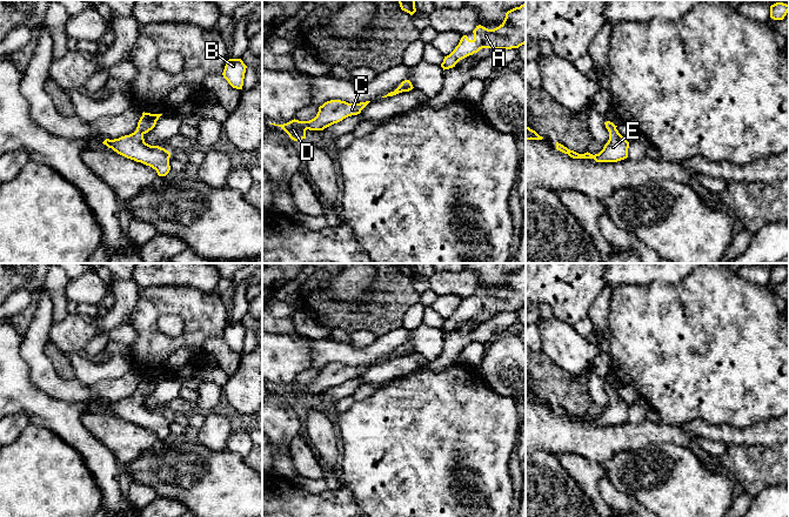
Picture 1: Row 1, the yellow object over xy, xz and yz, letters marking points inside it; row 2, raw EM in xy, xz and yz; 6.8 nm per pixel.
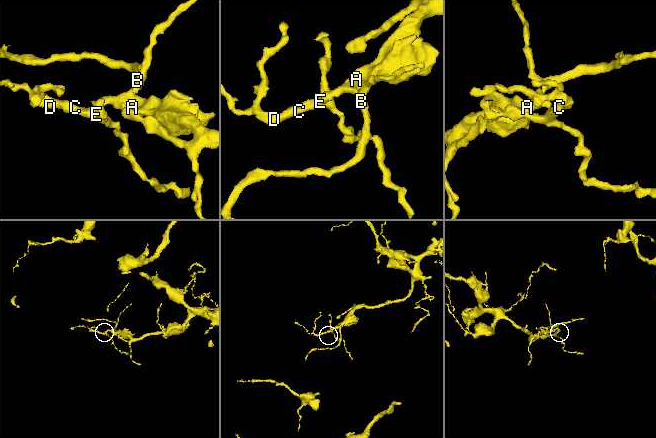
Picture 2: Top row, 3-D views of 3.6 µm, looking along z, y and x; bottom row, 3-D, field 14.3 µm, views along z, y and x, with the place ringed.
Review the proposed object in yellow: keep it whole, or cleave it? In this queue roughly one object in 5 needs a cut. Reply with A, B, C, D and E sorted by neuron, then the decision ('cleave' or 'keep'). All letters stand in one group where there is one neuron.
A B C D E | keep

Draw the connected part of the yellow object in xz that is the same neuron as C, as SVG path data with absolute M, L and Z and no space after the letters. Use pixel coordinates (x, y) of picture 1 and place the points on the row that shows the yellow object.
M330 100L330 101L325 102L322 106L320 106L316 116L309 121L299 121L299 120L294 119L294 120L292 120L287 123L283 123L283 125L275 125L275 123L270 123L270 125L281 127L289 135L289 137L292 140L299 141L299 140L306 139L306 130L307 129L309 129L309 130L323 130L325 128L327 128L334 123L337 123L348 116L360 114L361 110L369 102L370 101L360 102L360 103L348 103L348 102L341 101L341 100Z

